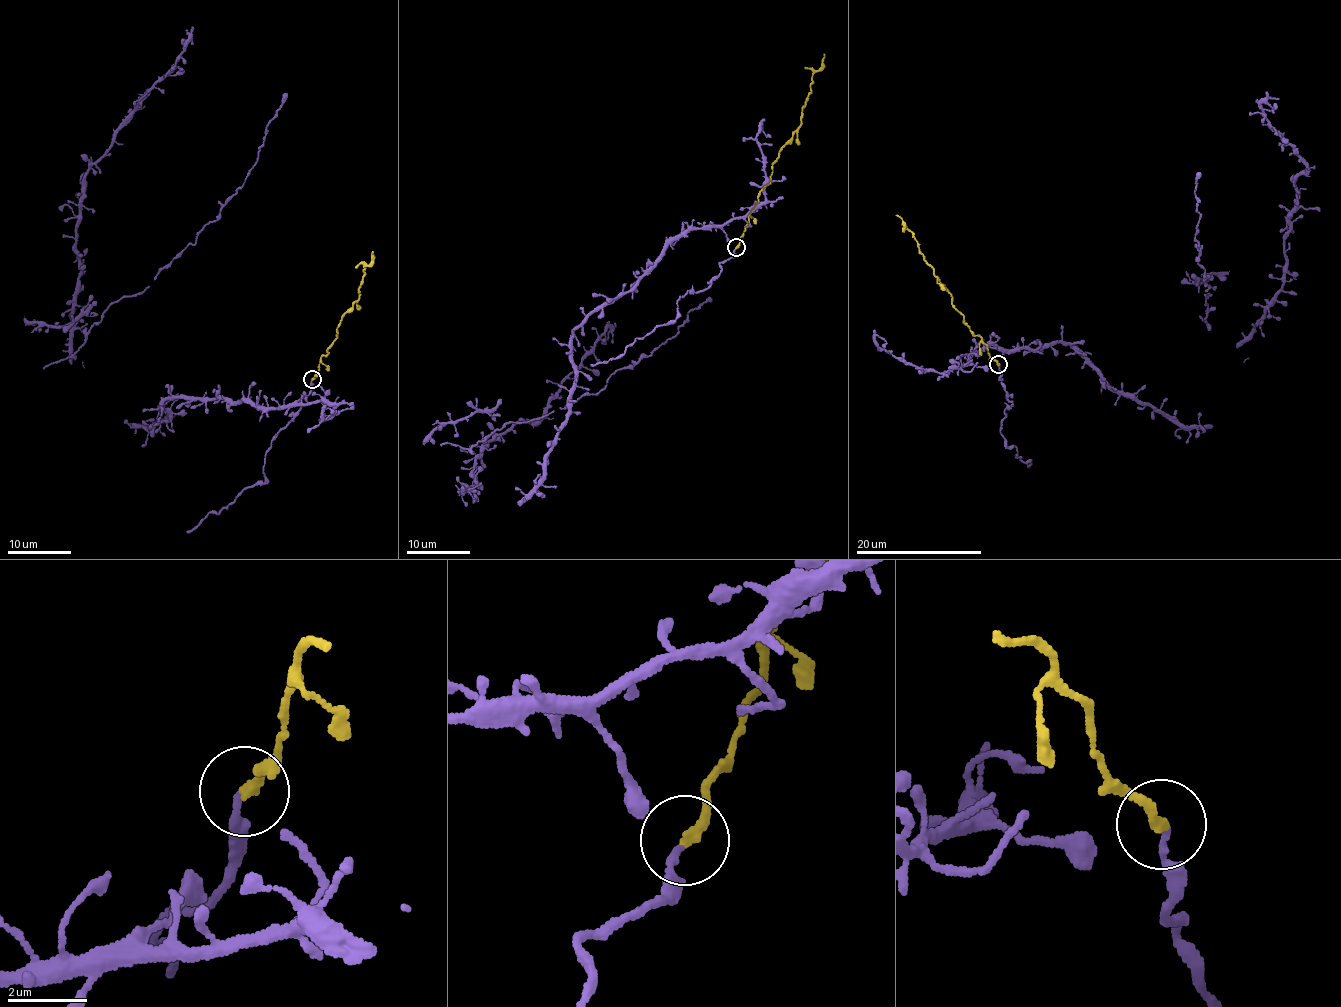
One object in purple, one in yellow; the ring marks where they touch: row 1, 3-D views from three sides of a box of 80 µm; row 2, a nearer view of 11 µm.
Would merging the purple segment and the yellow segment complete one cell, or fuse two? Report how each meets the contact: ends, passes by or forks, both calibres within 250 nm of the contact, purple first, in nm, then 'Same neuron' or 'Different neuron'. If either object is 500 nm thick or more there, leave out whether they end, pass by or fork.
At the ring purple ends. At the ring yellow ends. Thickness 160 nm (purple) against 280 nm. Same neuron

